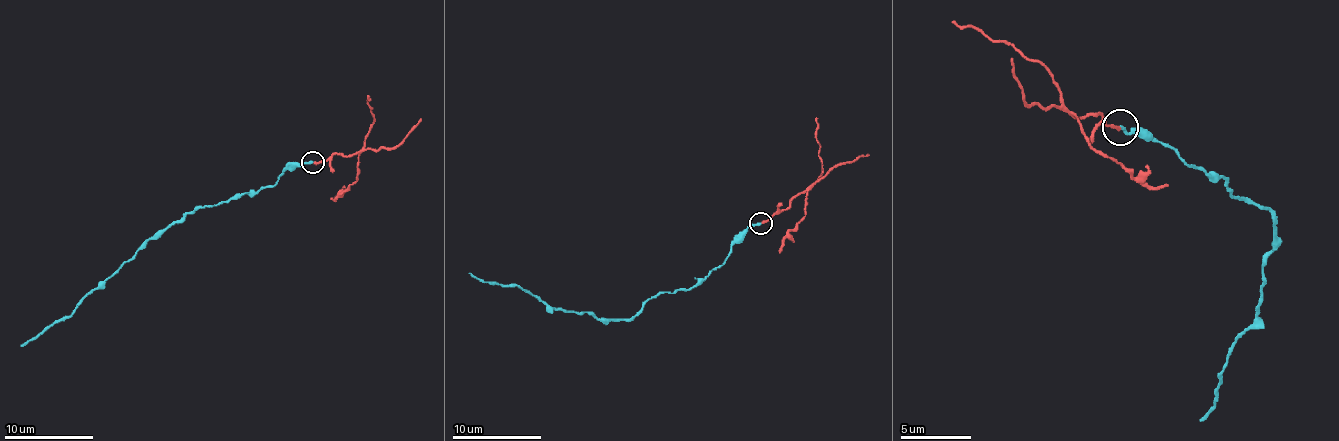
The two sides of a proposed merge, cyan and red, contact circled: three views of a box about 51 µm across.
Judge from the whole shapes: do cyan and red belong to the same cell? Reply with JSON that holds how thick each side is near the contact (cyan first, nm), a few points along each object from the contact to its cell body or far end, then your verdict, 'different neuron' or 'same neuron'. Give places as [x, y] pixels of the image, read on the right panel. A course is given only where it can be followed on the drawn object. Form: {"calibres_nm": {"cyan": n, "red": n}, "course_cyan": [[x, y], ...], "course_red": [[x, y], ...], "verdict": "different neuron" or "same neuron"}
{"calibres_nm": {"cyan": 200, "red": 200}, "course_cyan": [[1121, 126], [1149, 133], [1274, 215], [1260, 311], [1199, 421]], "course_red": [[1121, 126], [1100, 116], [1075, 116], [1043, 66], [1011, 45], [950, 23]], "verdict": "different neuron"}

